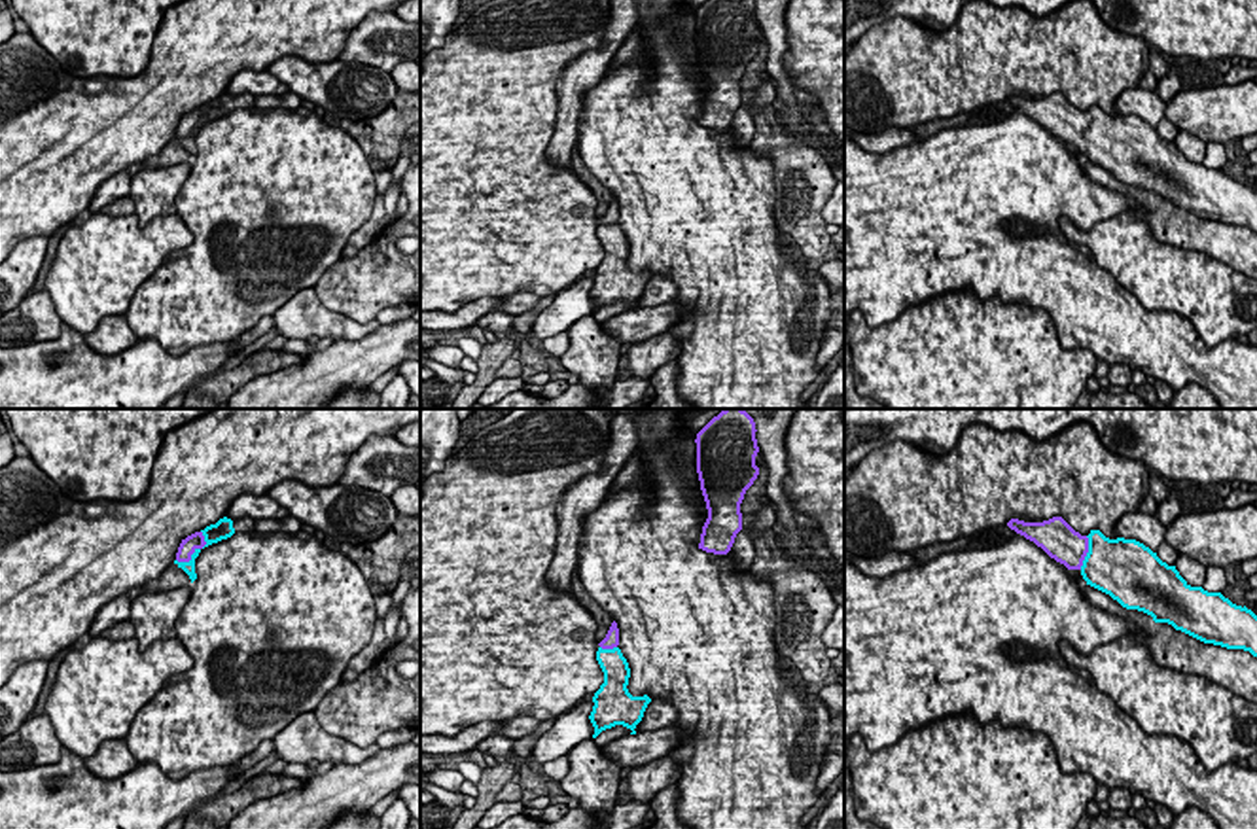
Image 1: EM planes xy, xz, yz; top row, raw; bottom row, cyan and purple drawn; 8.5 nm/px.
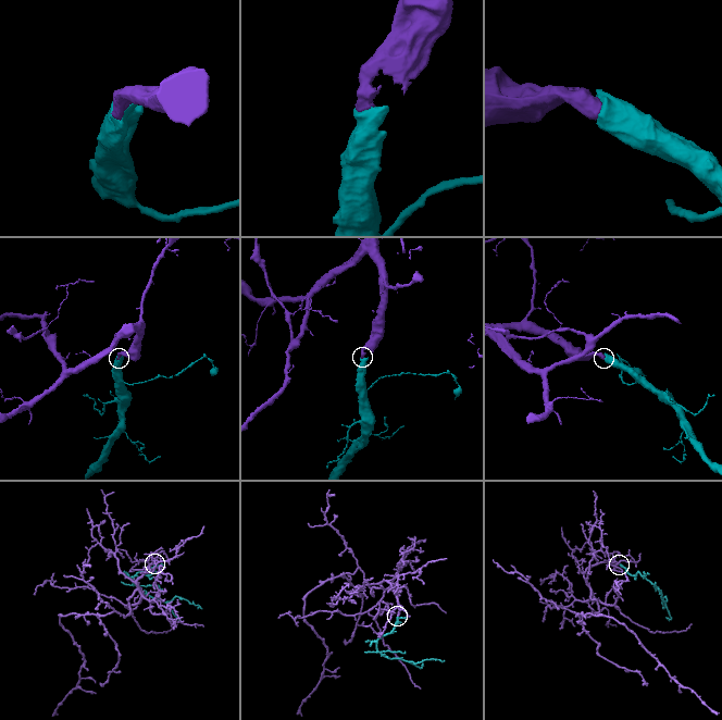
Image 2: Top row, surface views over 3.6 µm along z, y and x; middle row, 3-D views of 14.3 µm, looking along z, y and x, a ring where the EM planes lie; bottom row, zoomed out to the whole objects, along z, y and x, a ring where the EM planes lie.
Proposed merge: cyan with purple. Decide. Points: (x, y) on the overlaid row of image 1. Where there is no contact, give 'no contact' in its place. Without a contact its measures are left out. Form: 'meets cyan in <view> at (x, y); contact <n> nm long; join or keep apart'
meets cyan in xy at (197, 549); contact 340 nm long; join

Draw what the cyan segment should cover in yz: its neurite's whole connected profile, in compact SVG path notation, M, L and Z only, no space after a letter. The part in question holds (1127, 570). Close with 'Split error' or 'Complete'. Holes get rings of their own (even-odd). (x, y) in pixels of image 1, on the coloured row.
M1062 517L1043 522L1011 519L1007 526L1068 570L1079 570L1087 585L1123 608L1143 611L1155 623L1168 623L1204 644L1257 657L1257 615L1221 592L1191 587L1176 566L1162 562L1143 543L1109 539L1100 530L1081 536Z. Split error

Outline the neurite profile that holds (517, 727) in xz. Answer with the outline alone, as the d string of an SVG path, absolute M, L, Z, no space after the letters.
M532 717L502 719L496 734L519 740L530 734L541 721Z

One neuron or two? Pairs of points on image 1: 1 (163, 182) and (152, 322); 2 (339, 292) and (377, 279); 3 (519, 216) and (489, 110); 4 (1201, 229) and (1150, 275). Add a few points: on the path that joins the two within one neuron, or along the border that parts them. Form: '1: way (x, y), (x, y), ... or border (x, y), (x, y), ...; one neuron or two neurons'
1: border (192, 171), (177, 195), (175, 212); two neurons
2: way (349, 288), (368, 286); one neuron
3: way (493, 190), (489, 186), (489, 137); one neuron
4: border (1144, 220), (1157, 239), (1201, 250), (1221, 264); two neurons

